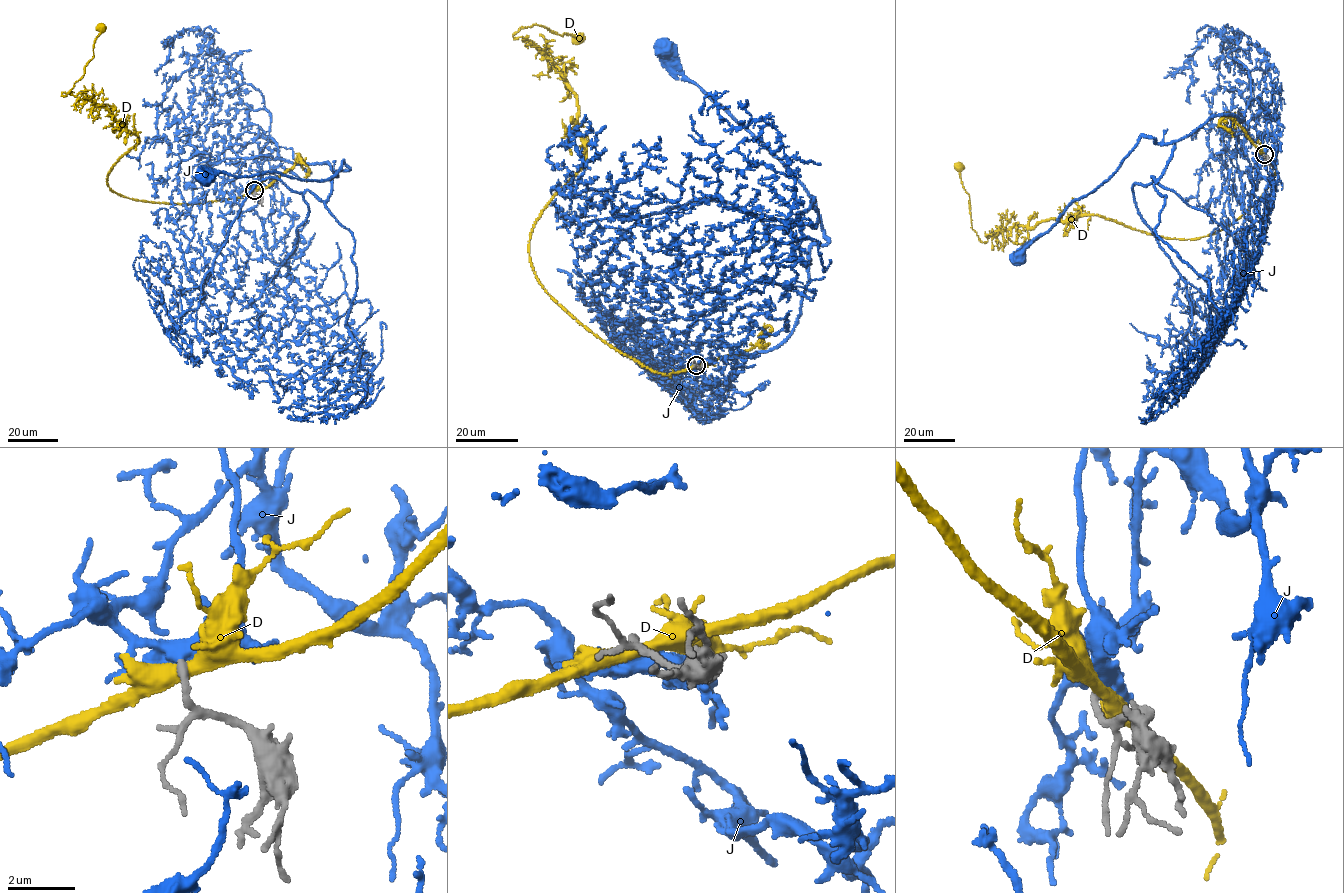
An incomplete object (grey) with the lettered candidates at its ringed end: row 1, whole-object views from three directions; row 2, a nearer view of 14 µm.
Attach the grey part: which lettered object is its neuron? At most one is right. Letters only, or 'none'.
J

